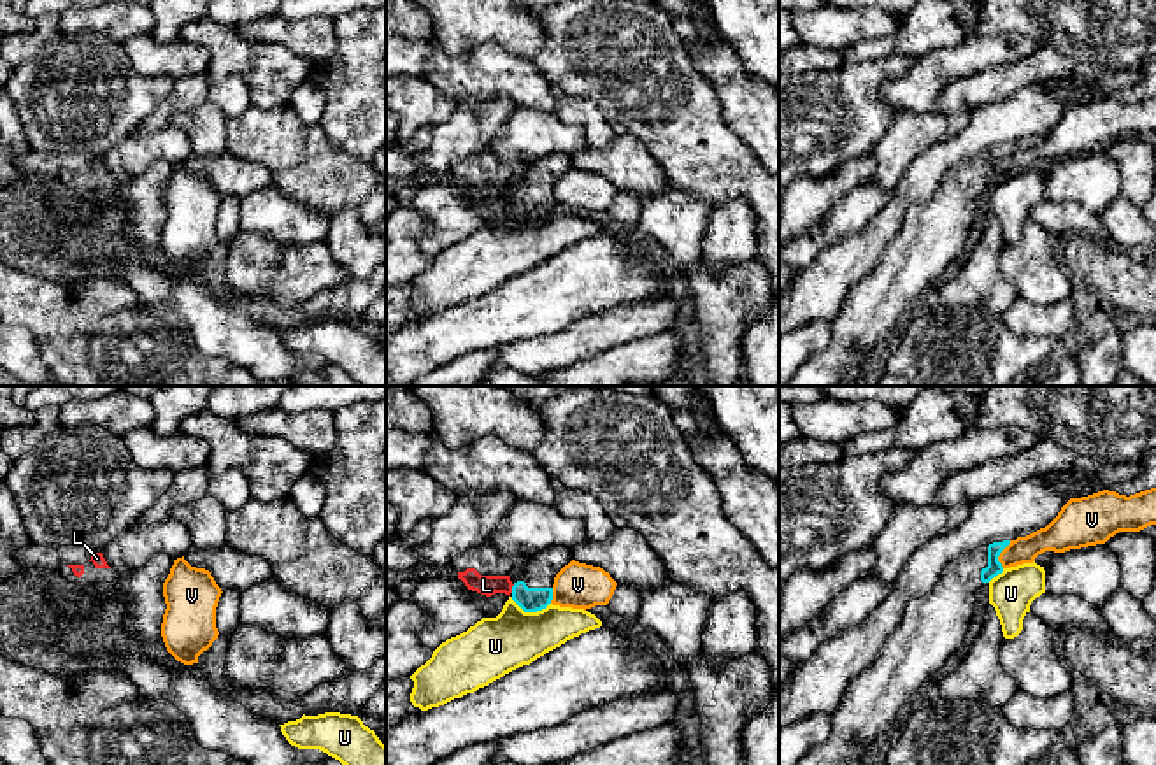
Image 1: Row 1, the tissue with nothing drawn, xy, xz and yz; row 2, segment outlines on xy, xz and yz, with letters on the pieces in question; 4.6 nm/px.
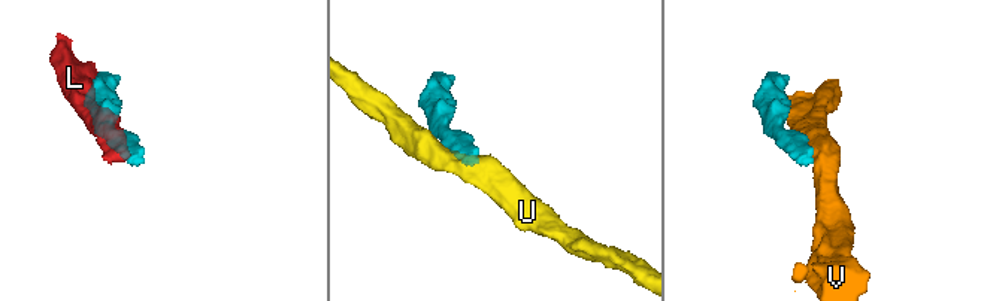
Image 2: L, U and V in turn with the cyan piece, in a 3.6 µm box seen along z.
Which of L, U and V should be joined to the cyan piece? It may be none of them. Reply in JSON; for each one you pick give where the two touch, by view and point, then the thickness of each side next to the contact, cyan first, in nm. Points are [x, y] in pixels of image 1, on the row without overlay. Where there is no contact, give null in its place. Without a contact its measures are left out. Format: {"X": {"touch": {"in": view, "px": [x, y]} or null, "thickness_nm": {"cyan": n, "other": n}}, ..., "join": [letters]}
{"join": []}

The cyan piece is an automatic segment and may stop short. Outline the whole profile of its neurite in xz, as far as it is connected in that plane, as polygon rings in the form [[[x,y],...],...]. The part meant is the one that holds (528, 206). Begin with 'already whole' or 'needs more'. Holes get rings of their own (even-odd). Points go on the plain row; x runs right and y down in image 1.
needs more; [[[553,153],[539,158],[532,167],[516,172],[510,179],[512,207],[524,219],[546,216],[553,207],[553,191],[556,181],[572,168],[572,158],[563,153]]]

